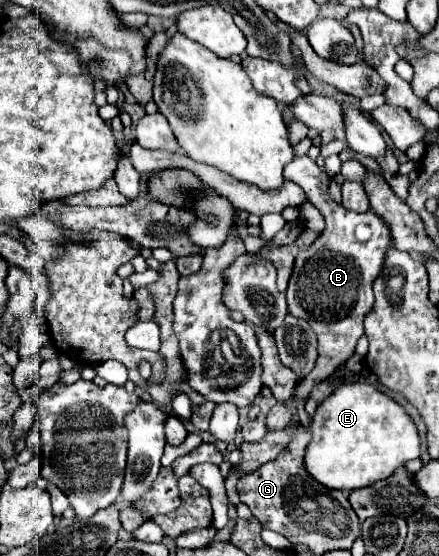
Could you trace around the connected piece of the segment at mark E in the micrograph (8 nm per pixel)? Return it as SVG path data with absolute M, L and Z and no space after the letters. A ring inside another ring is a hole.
M366 382L338 386L324 402L320 402L316 414L312 416L310 430L312 440L306 450L306 466L308 472L328 488L340 488L348 492L364 488L388 478L390 474L394 474L396 468L404 466L408 460L420 458L420 436L412 416L394 398L386 396L376 386Z

